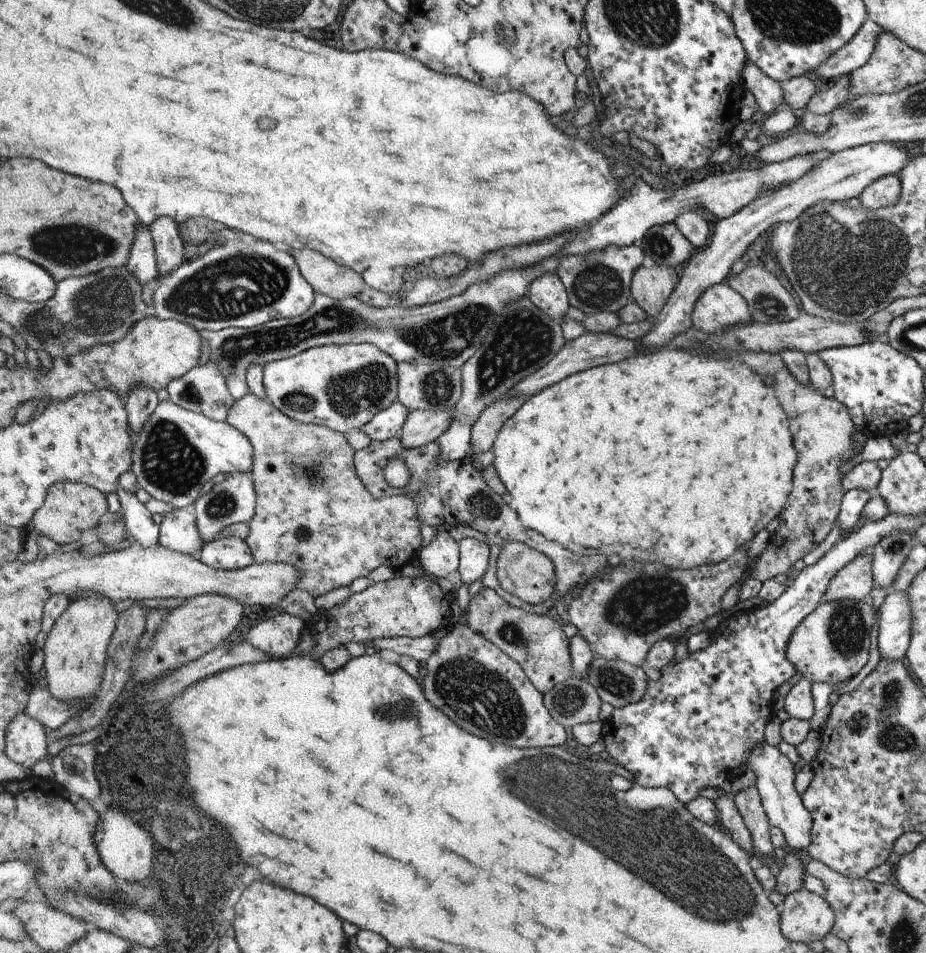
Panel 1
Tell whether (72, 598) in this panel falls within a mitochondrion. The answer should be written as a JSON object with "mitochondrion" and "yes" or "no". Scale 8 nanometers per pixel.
{"mitochondrion":"no"}

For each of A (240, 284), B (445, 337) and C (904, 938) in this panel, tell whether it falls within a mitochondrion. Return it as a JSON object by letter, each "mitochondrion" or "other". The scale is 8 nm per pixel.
{"A":"mitochondrion","B":"mitochondrion","C":"mitochondrion"}

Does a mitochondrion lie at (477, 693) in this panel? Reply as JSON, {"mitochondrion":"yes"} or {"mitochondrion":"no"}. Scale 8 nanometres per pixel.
{"mitochondrion":"yes"}

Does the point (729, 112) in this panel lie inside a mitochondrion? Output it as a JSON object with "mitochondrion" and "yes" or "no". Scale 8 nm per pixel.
{"mitochondrion":"no"}

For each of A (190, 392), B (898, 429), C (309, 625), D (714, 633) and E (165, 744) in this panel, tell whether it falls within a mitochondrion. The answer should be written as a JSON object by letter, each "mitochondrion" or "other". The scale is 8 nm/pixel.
{"A":"mitochondrion","B":"other","C":"other","D":"other","E":"mitochondrion"}

